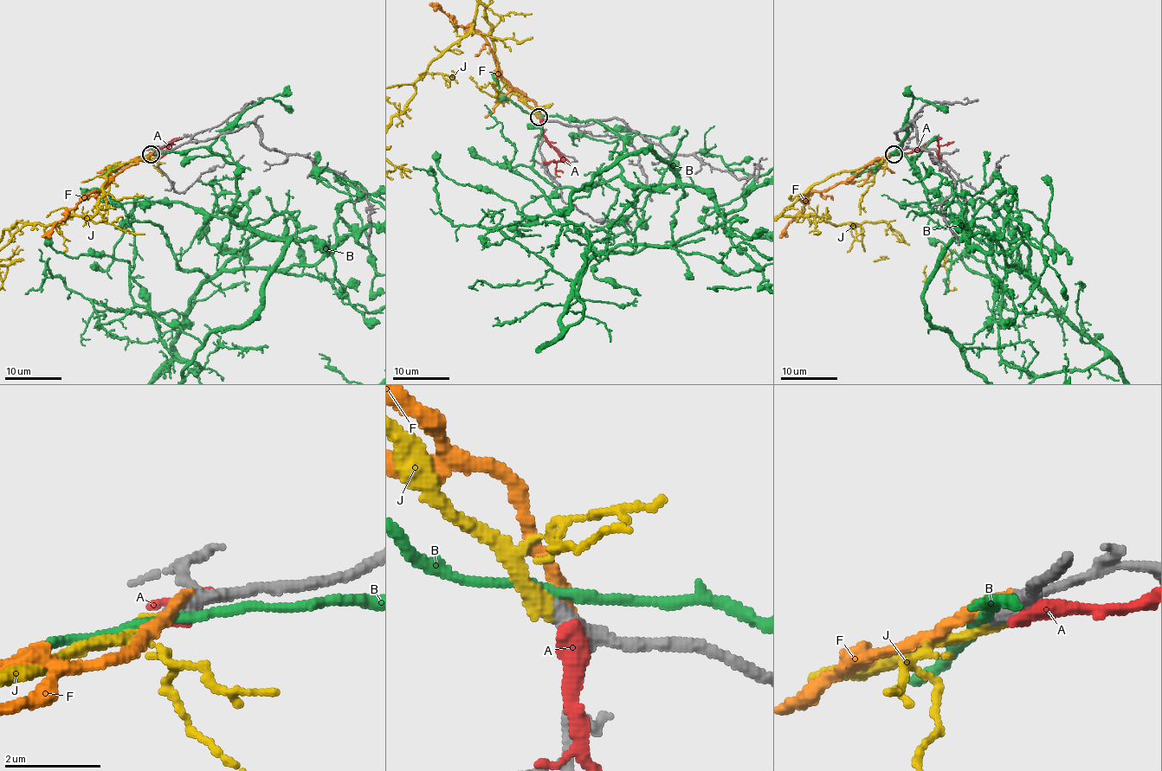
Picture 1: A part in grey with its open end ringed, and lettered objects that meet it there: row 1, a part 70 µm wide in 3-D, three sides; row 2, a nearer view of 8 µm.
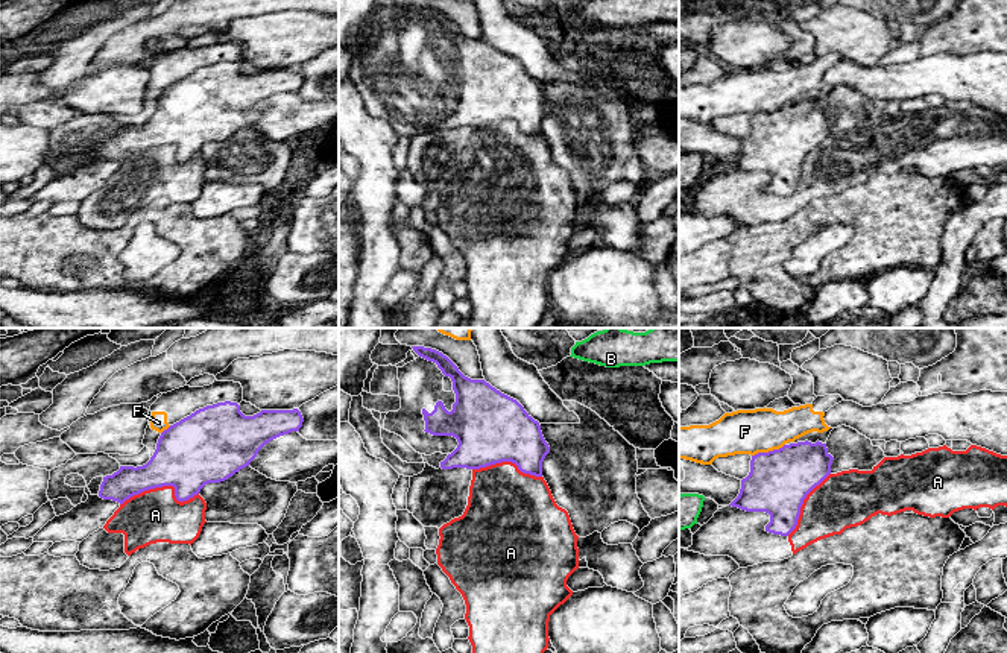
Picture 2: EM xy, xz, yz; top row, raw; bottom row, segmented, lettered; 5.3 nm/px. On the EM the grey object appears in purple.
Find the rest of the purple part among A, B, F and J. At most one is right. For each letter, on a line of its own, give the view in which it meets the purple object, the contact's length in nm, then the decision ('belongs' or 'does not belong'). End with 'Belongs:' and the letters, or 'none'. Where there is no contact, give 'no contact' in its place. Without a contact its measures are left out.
A: xy | 420 nm | does not belong
B: no contact | does not belong
F: yz | 190 nm | does not belong
J: no contact | belongs
Belongs: J

